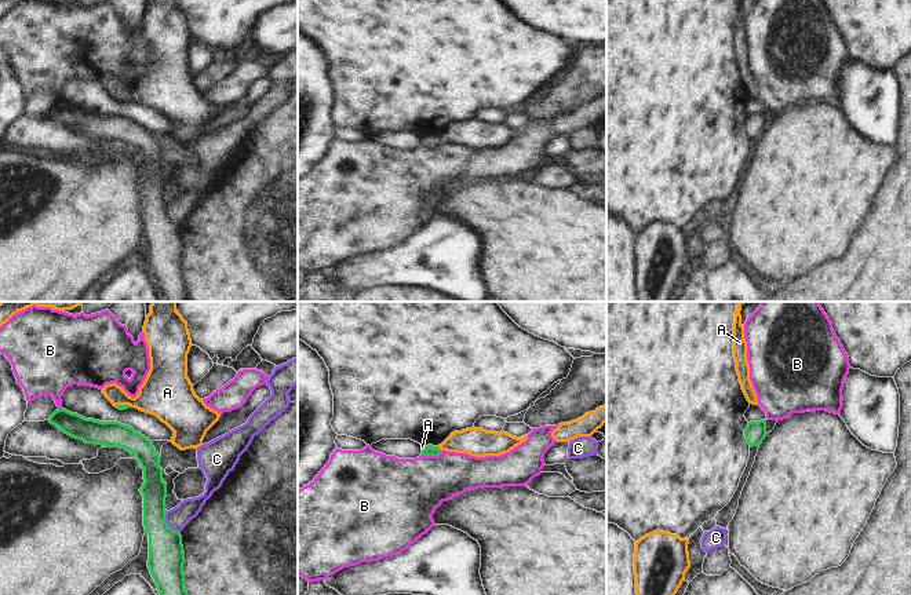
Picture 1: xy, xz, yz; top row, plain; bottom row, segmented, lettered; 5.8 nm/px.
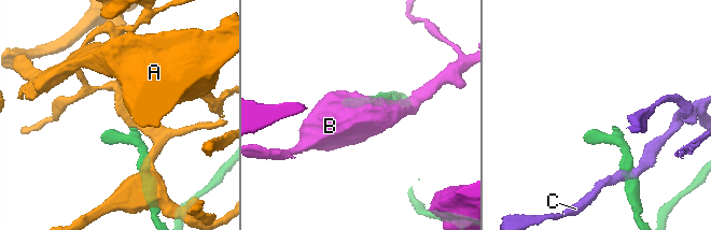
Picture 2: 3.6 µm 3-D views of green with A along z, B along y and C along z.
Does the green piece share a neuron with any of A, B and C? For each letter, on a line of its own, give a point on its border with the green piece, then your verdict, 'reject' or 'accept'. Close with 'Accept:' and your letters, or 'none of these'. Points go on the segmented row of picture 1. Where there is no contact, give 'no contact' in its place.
A: contact xz (438, 448); accept
B: contact xz (432, 455); reject
C: contact xy (167, 524); reject
Accept: A

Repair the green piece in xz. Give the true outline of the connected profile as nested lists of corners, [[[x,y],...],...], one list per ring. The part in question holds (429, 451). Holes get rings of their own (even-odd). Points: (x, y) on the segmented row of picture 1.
[[[466,428],[453,431],[441,445],[422,446],[423,456],[438,456],[442,450],[467,453],[475,457],[500,456],[509,453],[515,446],[528,439],[513,437],[504,431],[495,432],[484,428]]]

